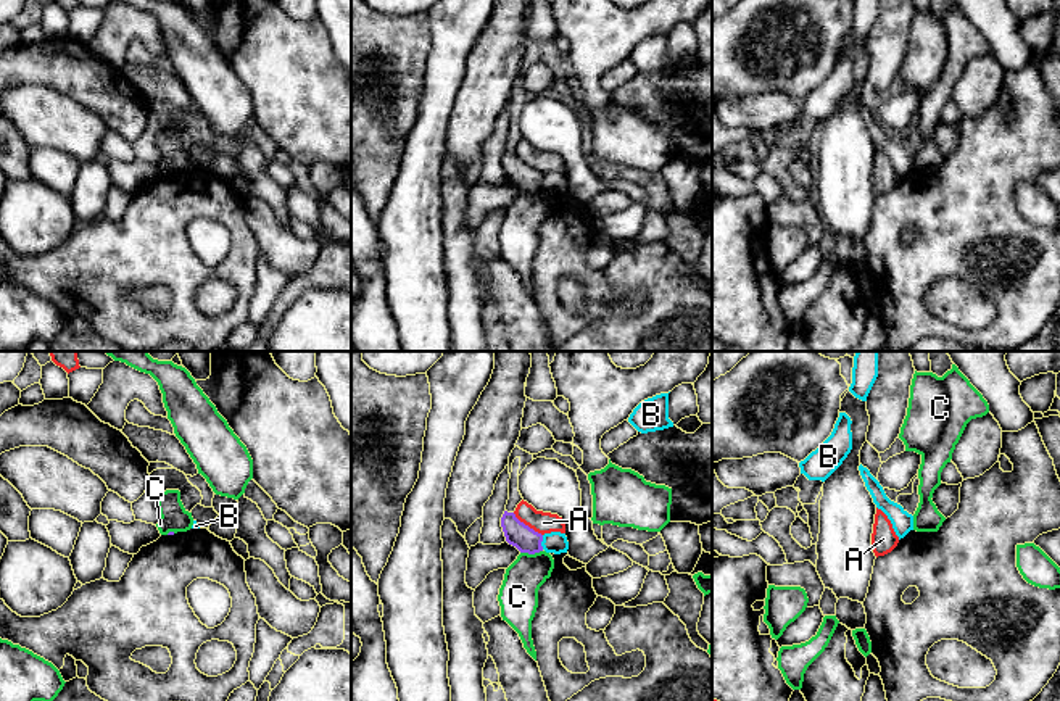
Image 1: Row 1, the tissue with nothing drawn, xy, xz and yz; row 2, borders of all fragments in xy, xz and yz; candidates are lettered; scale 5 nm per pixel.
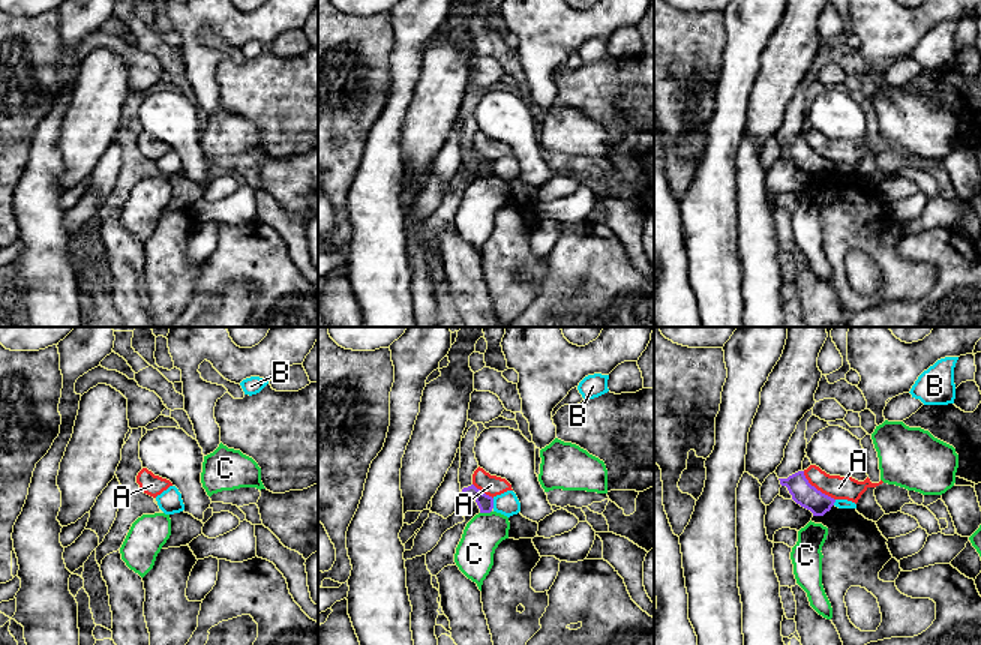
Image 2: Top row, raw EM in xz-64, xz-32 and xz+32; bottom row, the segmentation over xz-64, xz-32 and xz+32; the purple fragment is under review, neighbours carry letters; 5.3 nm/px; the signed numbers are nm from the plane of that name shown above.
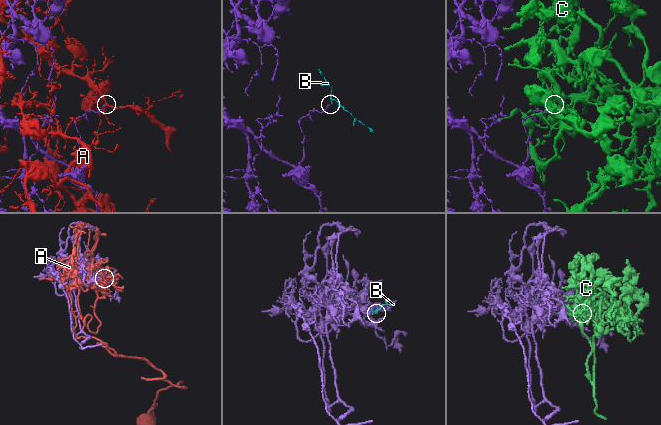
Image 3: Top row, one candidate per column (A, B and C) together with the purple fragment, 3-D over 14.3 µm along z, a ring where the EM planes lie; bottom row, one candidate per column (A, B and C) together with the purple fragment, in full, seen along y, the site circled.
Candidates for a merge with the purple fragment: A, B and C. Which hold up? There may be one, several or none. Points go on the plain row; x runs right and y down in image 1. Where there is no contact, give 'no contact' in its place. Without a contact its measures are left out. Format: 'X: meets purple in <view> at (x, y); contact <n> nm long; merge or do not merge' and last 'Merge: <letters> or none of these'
A: meets purple in xz at (527, 165); contact 190 nm long; do not merge
B: meets purple in xz at (542, 179); contact 70 nm long; do not merge
C: meets purple in xz at (530, 192); contact 110 nm long; do not merge
Merge: none of these

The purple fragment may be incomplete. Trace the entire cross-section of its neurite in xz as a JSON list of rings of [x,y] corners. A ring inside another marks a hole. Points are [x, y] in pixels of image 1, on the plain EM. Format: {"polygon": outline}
{"polygon": [[[504,150],[501,156],[501,166],[506,180],[516,185],[520,192],[535,193],[543,190],[543,174],[520,161],[514,151]]]}

